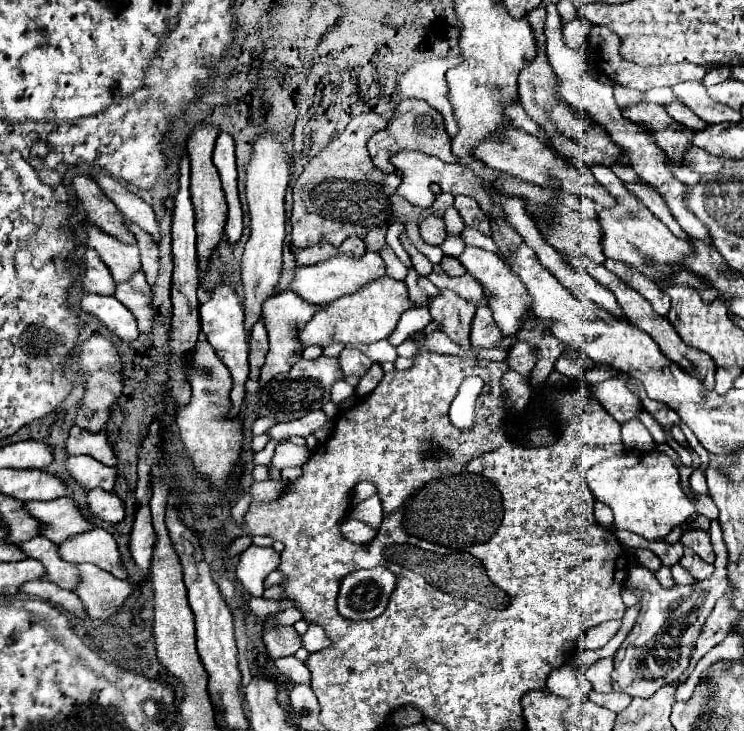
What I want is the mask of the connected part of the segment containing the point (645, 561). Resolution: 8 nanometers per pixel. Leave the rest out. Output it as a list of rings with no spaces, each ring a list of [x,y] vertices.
[[[633,550],[633,554],[635,554],[635,558],[637,558],[643,566],[647,566],[649,570],[657,570],[657,568],[661,566],[659,558],[657,558],[651,550]]]

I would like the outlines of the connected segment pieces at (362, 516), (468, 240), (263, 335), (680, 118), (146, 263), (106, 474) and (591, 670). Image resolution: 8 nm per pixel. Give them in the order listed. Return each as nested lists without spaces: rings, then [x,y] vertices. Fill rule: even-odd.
[[[375,494],[375,496],[367,498],[365,502],[355,504],[355,506],[351,508],[349,518],[361,520],[361,522],[365,522],[365,524],[377,531],[383,521],[383,508],[381,508],[381,500],[379,500],[379,496]]]
[[[465,228],[463,230],[463,234],[461,234],[461,238],[465,240],[465,244],[469,244],[469,246],[477,246],[477,248],[483,248],[483,250],[491,250],[491,252],[499,252],[499,248],[495,246],[495,242],[489,238],[489,236],[485,236],[485,234],[481,234],[479,230],[475,230],[475,228]]]
[[[259,320],[259,322],[253,326],[251,340],[249,340],[249,368],[251,368],[249,378],[251,378],[251,380],[259,380],[259,370],[261,370],[261,366],[263,366],[263,362],[265,362],[267,350],[269,350],[267,330],[265,330],[263,322]]]
[[[671,102],[665,106],[665,110],[669,112],[671,118],[675,118],[677,122],[683,122],[685,126],[689,128],[695,128],[695,130],[703,130],[703,126],[707,126],[707,122],[703,122],[697,114],[693,114],[691,110],[687,110],[681,102]]]
[[[127,222],[127,224],[137,238],[137,246],[141,250],[141,264],[143,264],[143,272],[147,276],[147,282],[153,286],[157,282],[157,274],[159,274],[159,248],[157,248],[155,240],[151,238],[151,234],[141,230],[133,222]]]
[[[69,456],[67,458],[67,470],[71,472],[73,480],[79,482],[85,490],[103,488],[109,492],[115,486],[117,470],[97,462],[91,456]]]
[[[601,658],[601,660],[593,662],[587,668],[585,676],[591,680],[593,690],[607,694],[607,692],[613,690],[613,686],[611,686],[613,684],[611,682],[611,672],[613,672],[613,658]]]

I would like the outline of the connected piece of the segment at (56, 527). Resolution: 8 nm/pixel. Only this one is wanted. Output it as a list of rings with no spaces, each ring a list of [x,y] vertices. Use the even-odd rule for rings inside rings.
[[[69,496],[47,502],[27,502],[25,508],[41,522],[41,534],[55,544],[65,542],[65,538],[73,538],[75,534],[83,534],[89,528],[97,528]]]

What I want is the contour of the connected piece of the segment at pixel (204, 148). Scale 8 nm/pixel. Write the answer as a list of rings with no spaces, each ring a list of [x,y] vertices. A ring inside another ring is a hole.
[[[201,126],[199,130],[195,130],[191,134],[189,144],[187,144],[187,154],[189,154],[189,160],[191,160],[191,186],[189,186],[189,190],[191,190],[193,210],[195,210],[197,260],[199,260],[199,268],[201,270],[207,268],[215,246],[223,238],[223,226],[227,222],[227,204],[225,204],[225,198],[223,198],[223,190],[221,190],[217,168],[215,168],[215,164],[211,160],[213,148],[215,148],[215,138],[217,138],[217,128]]]

